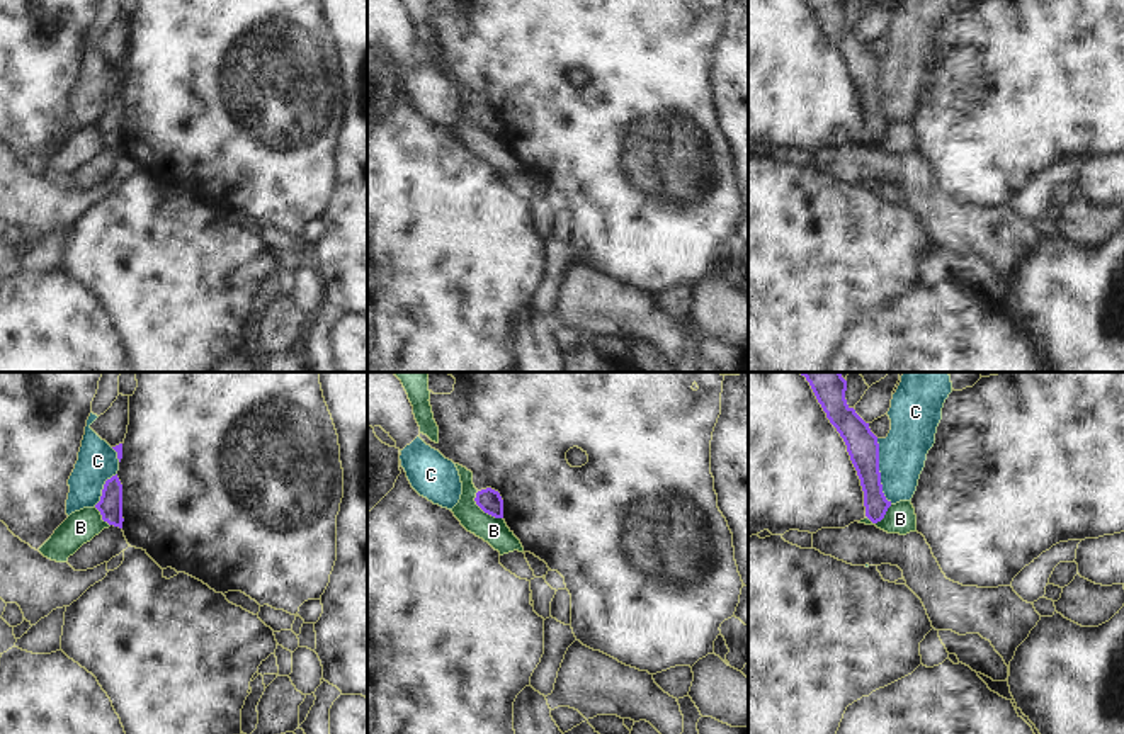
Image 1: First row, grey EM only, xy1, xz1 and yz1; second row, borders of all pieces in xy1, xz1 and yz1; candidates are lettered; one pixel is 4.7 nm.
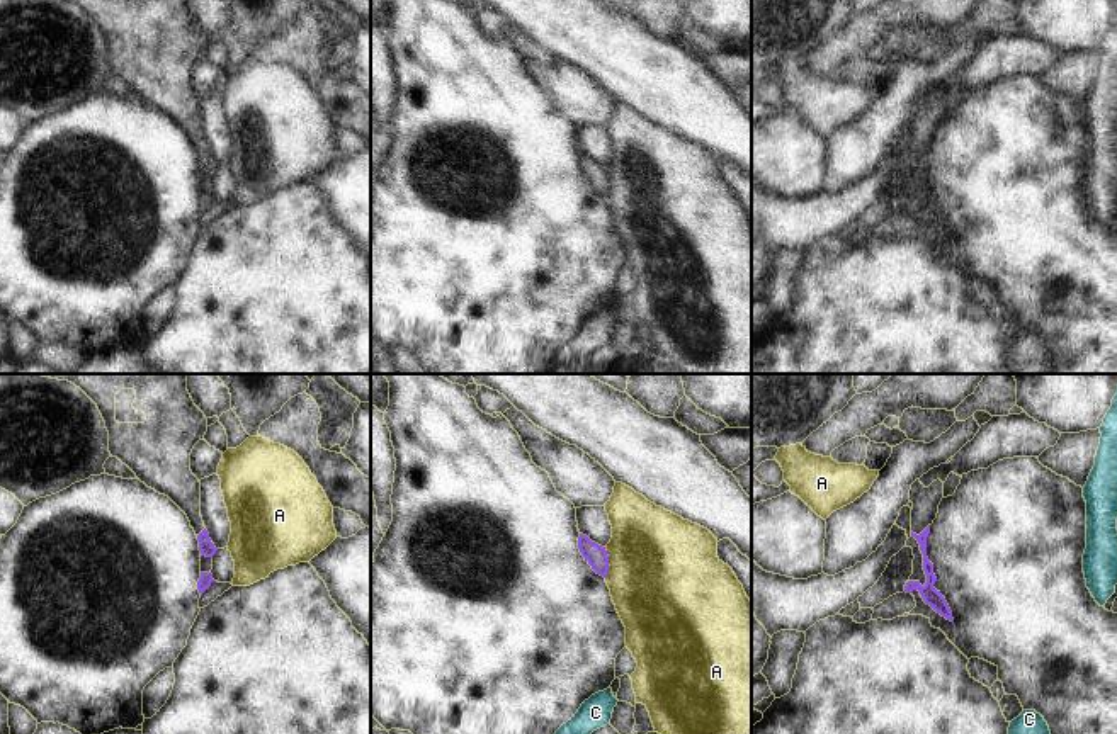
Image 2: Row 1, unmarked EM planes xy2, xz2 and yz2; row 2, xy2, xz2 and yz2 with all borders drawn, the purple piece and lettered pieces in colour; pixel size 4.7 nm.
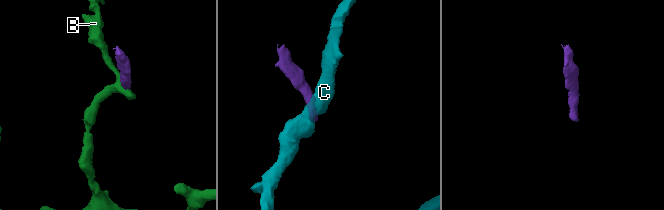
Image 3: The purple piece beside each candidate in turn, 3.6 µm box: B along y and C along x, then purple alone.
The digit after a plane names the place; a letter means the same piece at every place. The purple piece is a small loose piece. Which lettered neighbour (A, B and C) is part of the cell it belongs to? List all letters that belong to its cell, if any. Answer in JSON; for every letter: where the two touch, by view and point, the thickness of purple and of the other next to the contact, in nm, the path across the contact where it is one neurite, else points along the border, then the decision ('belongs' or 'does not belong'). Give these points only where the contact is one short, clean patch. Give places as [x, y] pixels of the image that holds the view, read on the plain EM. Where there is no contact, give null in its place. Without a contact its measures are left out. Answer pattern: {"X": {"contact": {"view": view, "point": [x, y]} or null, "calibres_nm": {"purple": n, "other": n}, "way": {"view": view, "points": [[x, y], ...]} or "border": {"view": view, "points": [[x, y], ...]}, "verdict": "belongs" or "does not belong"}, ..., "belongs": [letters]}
{"A": {"contact": {"view": "xz2", "point": [607, 182]}, "calibres_nm": {"purple": 100, "other": 500}, "border": {"view": "xz2", "points": [[604, 167], [607, 175], [606, 196]]}, "verdict": "does not belong"}, "B": {"contact": {"view": "xz1", "point": [483, 129]}, "calibres_nm": {"purple": 110, "other": 130}, "border": {"view": "xz1", "points": [[476, 111], [475, 121], [485, 131], [502, 138]]}, "verdict": "does not belong"}, "C": {"contact": {"view": "yz1", "point": [878, 90]}, "calibres_nm": {"purple": 150, "other": 220}, "border": {"view": "yz1", "points": [[876, 58], [881, 111], [891, 123]]}, "verdict": "does not belong"}, "belongs": []}

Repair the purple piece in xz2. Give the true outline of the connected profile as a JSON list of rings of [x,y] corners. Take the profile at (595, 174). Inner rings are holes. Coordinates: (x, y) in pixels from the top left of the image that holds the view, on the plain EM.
[[[580,153],[578,168],[592,189],[605,197],[609,192],[609,175],[605,167],[592,161],[587,155]]]

